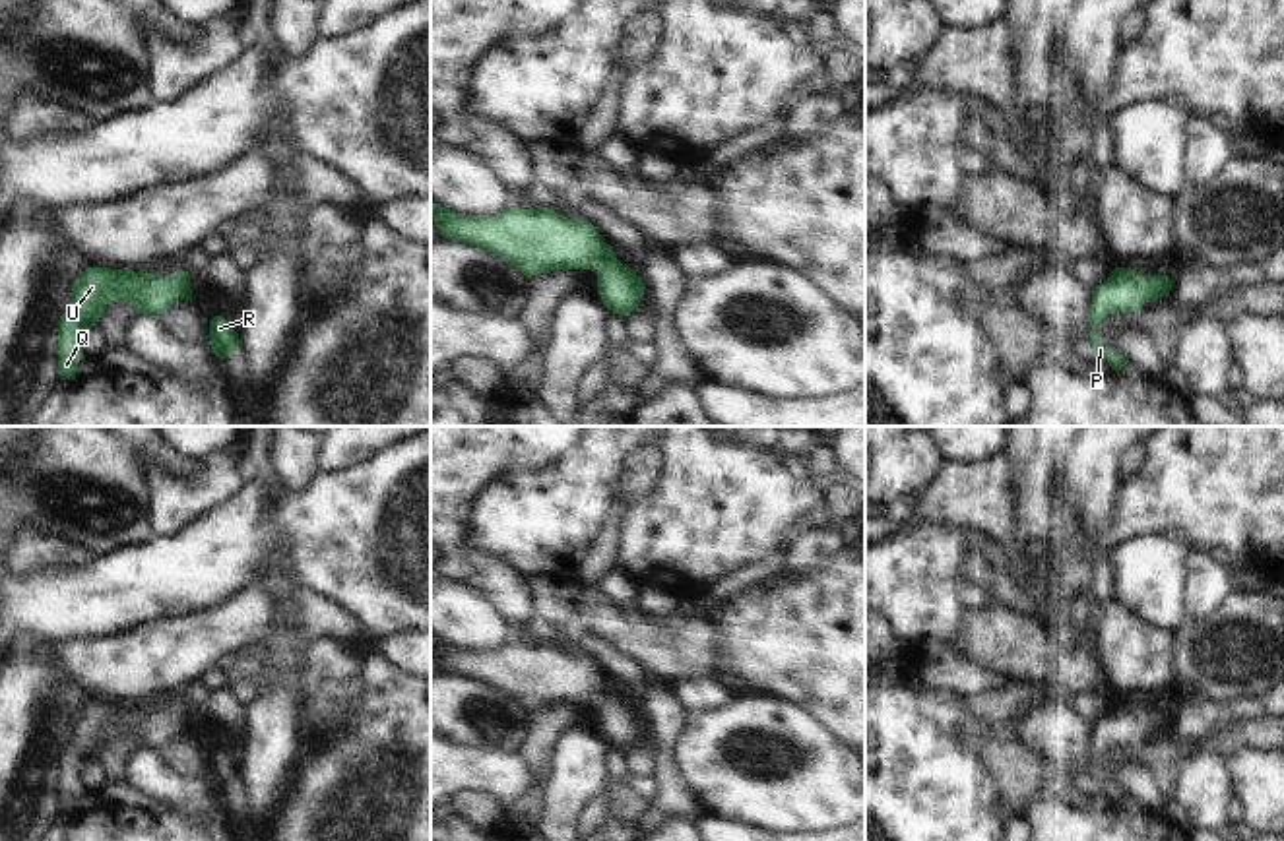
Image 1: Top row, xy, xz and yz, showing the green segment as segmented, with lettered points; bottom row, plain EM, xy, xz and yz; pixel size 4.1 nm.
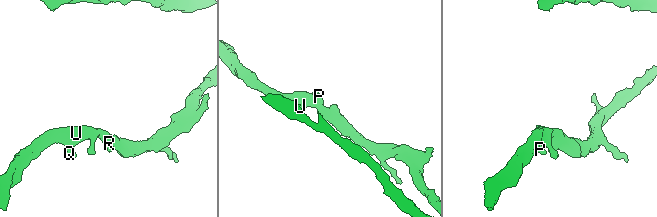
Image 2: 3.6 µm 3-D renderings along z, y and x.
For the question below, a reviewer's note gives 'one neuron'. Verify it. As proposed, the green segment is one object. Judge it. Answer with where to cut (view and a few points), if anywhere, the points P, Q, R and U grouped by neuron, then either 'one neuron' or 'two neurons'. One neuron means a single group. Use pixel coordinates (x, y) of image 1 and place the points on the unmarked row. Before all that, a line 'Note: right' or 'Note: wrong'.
Note: right
cut none; groups P Q R U; one neuron

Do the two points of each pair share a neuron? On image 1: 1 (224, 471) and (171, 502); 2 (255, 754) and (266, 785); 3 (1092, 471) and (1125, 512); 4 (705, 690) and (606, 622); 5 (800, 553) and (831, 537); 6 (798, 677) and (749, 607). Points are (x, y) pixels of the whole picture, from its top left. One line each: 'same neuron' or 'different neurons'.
1: same neuron
2: same neuron
3: different neurons
4: different neurons
5: same neuron
6: same neuron

